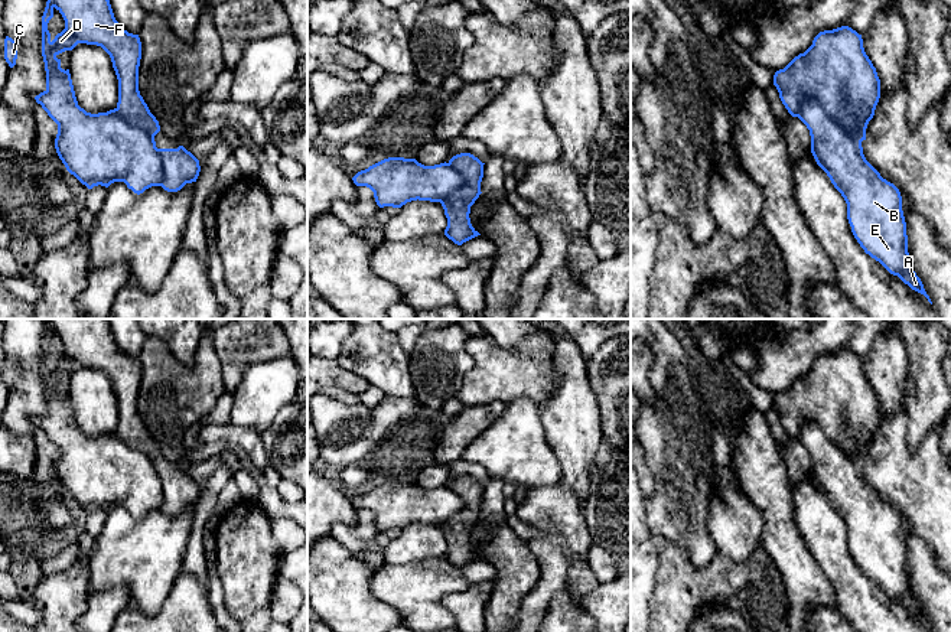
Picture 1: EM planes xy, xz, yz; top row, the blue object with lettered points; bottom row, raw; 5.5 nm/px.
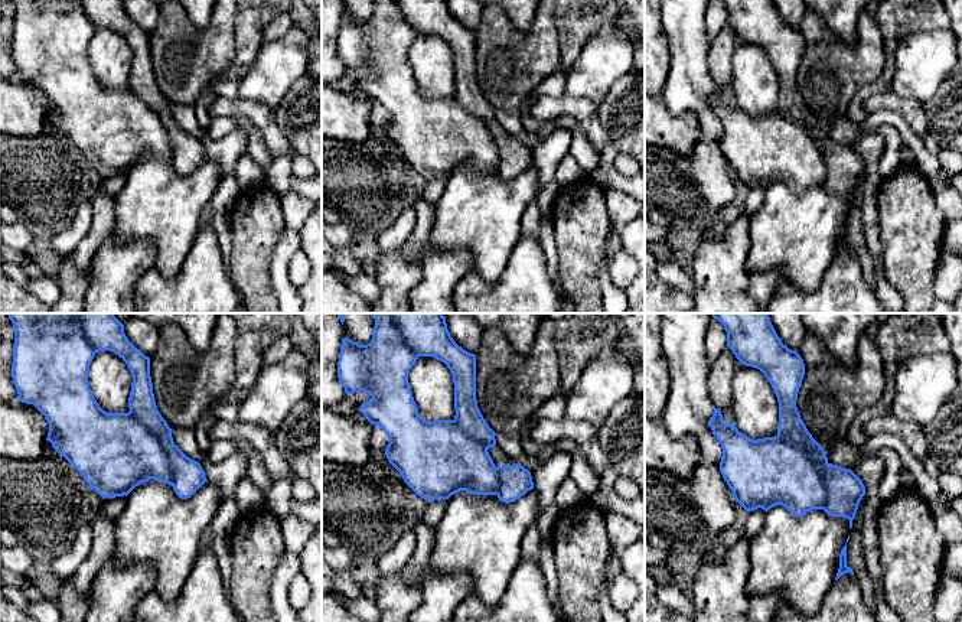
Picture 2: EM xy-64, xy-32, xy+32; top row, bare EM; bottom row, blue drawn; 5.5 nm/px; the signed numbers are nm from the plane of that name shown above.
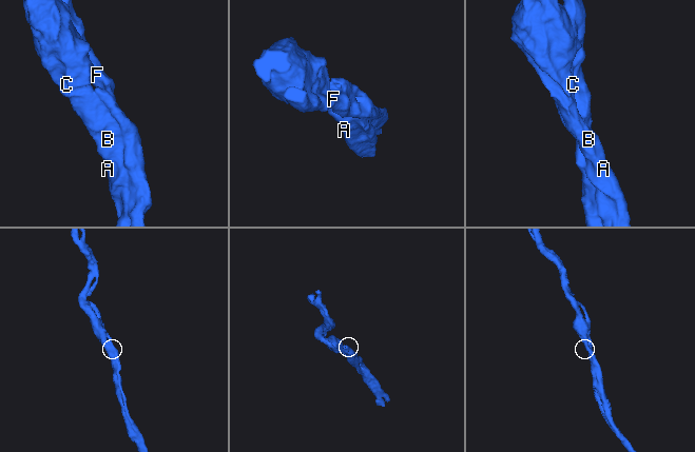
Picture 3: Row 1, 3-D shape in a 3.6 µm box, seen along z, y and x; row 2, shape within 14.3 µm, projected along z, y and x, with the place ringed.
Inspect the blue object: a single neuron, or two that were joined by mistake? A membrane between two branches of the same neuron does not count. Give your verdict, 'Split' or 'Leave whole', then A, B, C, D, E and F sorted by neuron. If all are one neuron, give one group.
Leave whole. Groups: A B C D E F

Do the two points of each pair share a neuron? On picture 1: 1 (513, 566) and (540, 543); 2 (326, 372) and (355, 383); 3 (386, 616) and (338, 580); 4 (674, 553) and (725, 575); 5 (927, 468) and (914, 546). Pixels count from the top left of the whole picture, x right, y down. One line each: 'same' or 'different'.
1: different
2: same
3: same
4: same
5: different

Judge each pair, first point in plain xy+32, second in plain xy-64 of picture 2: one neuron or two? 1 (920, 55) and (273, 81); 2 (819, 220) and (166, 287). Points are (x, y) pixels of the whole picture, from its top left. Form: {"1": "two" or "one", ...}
{"1": "one", "2": "two"}

